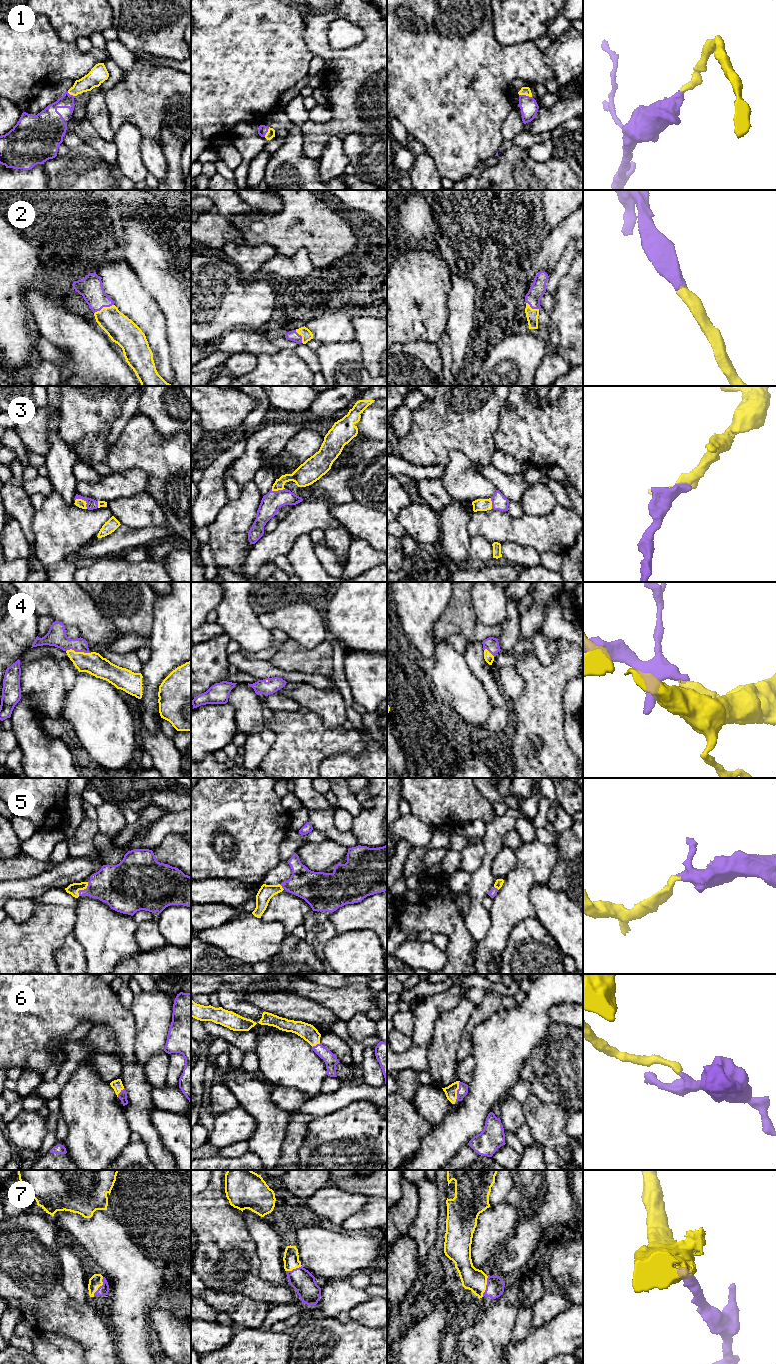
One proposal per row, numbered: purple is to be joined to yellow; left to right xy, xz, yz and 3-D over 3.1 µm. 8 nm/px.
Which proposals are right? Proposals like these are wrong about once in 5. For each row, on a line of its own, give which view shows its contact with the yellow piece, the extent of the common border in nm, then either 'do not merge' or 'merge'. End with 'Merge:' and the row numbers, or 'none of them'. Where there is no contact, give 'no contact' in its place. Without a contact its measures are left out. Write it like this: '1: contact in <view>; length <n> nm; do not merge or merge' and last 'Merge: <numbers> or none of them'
1: contact in yz; length 110 nm; merge
2: contact in xy; length 180 nm; merge
3: contact in xy; length 130 nm; merge
4: contact in xy; length 190 nm; merge
5: contact in xy; length 130 nm; merge
6: contact in yz; length 170 nm; merge
7: contact in yz; length 180 nm; merge
Merge: 1, 2, 3, 4, 5, 6, 7

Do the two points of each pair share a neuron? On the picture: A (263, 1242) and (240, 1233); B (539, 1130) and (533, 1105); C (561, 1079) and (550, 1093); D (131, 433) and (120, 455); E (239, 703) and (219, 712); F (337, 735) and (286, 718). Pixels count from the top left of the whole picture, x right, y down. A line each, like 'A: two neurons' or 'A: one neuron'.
A: two neurons
B: one neuron
C: one neuron
D: one neuron
E: two neurons
F: one neuron

